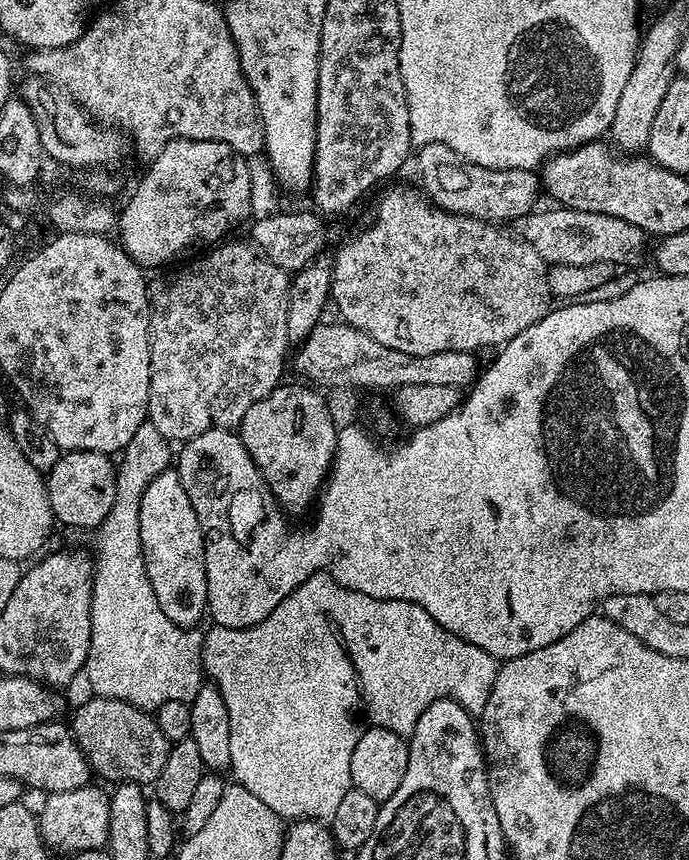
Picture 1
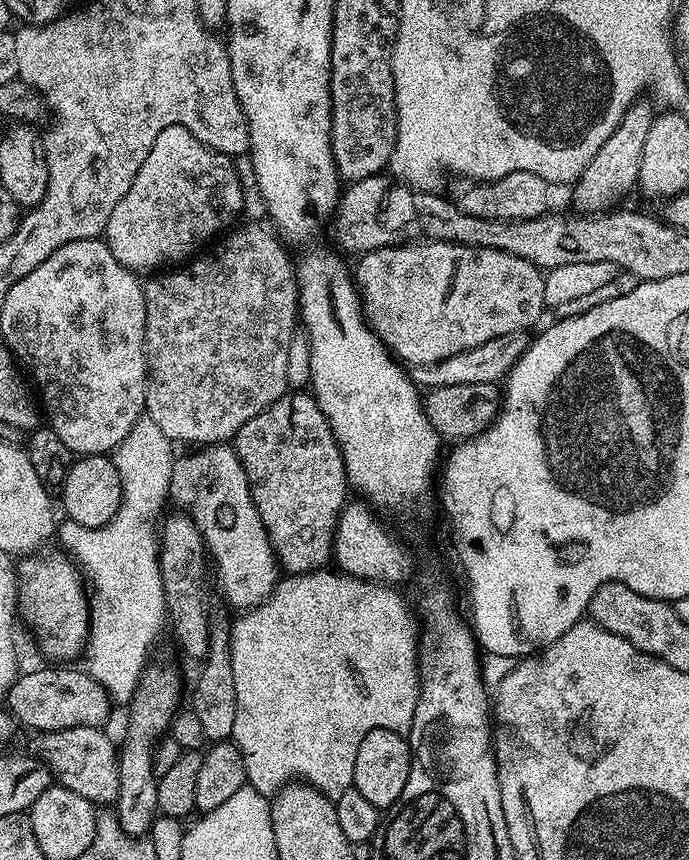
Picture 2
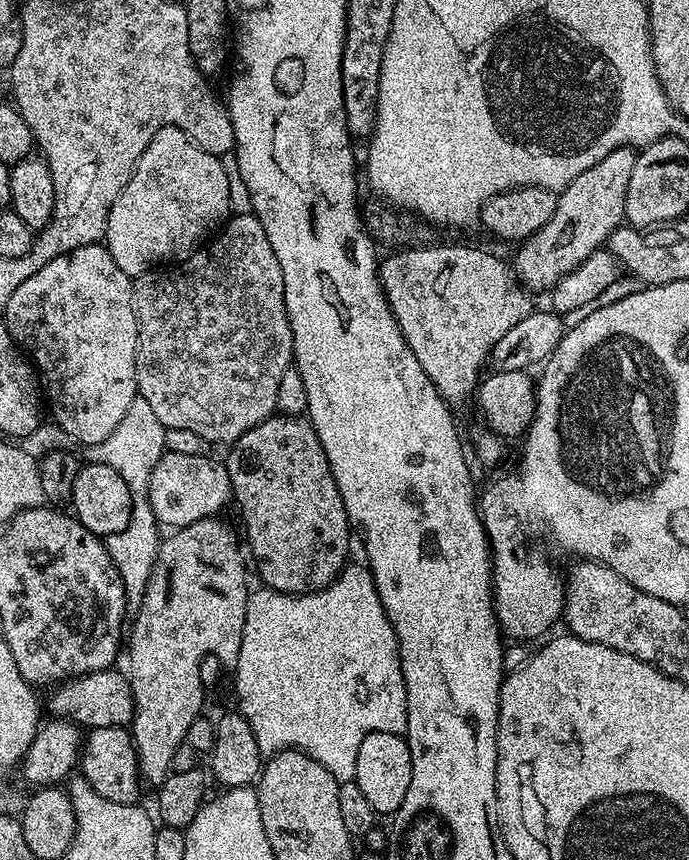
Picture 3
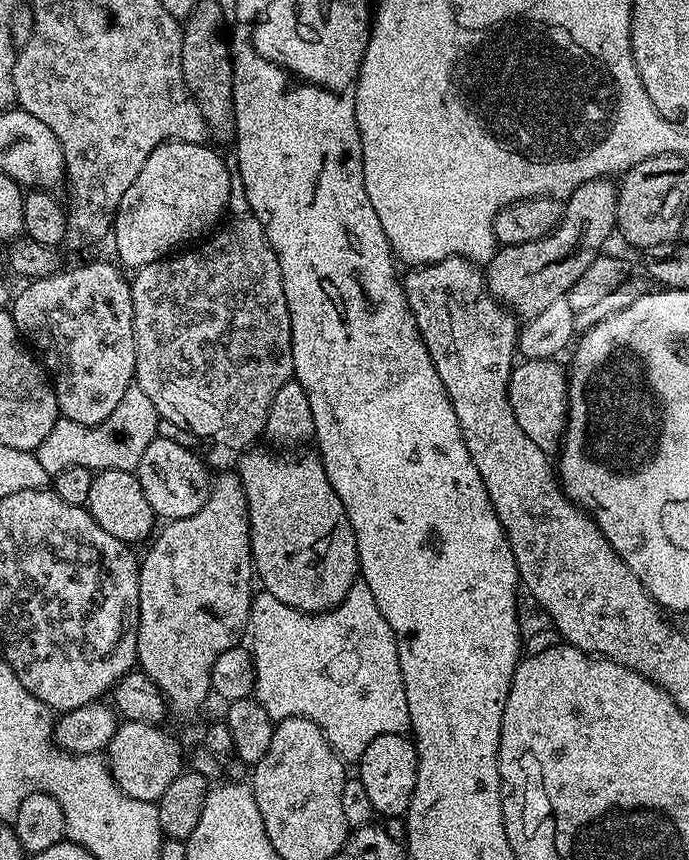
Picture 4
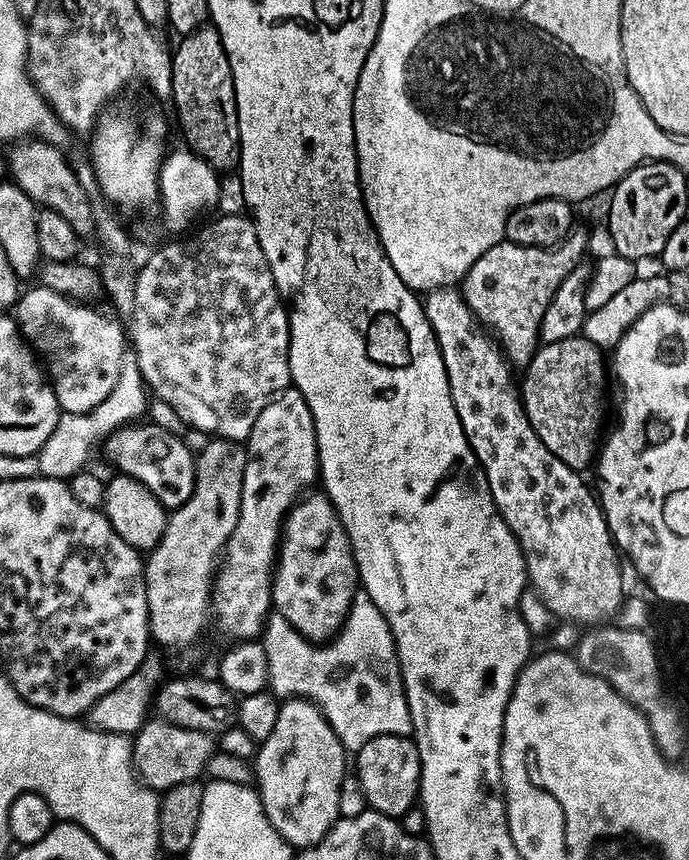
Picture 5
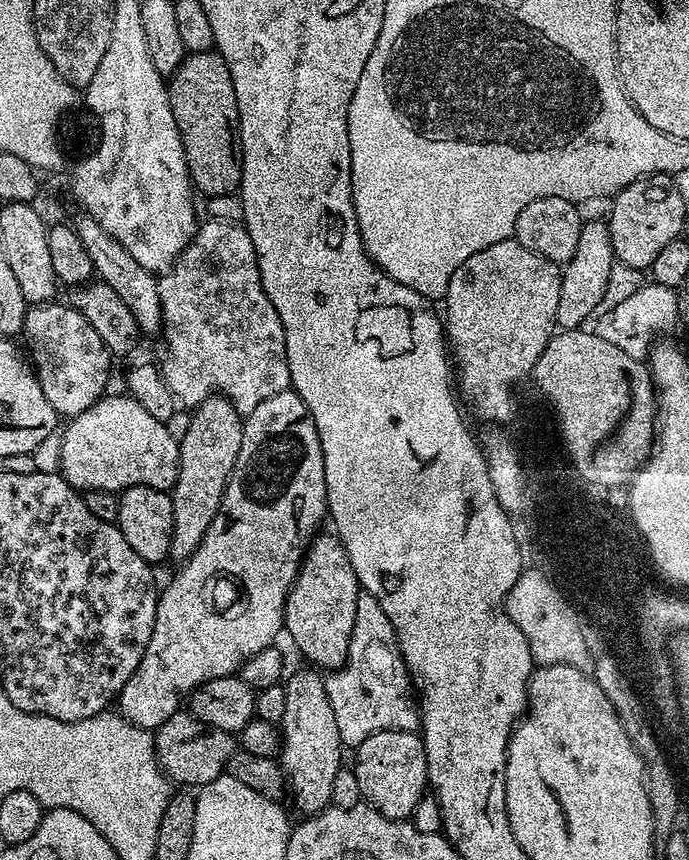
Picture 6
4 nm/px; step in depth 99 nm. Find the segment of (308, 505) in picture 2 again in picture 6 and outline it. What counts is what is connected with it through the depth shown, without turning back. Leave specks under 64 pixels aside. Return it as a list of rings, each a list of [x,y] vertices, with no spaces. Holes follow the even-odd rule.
[[[317,535],[309,544],[300,564],[300,573],[288,591],[284,628],[292,635],[297,650],[308,659],[305,661],[309,665],[320,670],[335,670],[344,667],[348,657],[354,634],[354,614],[362,589],[339,536],[324,535]]]

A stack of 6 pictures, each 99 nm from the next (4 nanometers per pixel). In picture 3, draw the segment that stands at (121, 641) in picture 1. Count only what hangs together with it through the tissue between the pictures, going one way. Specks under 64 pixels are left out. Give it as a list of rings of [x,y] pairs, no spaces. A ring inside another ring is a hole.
[[[137,395],[136,401],[132,403],[132,409],[122,418],[122,422],[108,438],[102,442],[87,445],[87,459],[93,464],[110,466],[110,470],[118,470],[122,474],[122,482],[130,486],[132,491],[132,517],[130,526],[122,530],[118,536],[107,537],[108,553],[122,578],[122,586],[128,595],[129,605],[136,606],[143,598],[147,588],[147,582],[151,577],[152,568],[155,566],[162,541],[161,525],[156,519],[152,503],[148,500],[148,487],[150,476],[154,474],[154,466],[163,458],[166,451],[164,447],[164,430],[162,422],[158,422],[158,414],[150,407],[146,398]]]

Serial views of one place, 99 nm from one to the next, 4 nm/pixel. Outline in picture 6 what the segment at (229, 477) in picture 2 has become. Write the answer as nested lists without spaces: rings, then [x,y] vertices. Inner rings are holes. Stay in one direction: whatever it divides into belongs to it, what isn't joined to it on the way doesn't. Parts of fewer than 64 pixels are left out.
[[[105,394],[82,410],[77,416],[71,417],[62,428],[60,436],[60,467],[65,480],[77,490],[106,490],[117,494],[125,488],[133,488],[141,484],[151,488],[171,490],[175,486],[179,472],[179,443],[170,438],[165,421],[153,418],[131,394],[111,396]]]

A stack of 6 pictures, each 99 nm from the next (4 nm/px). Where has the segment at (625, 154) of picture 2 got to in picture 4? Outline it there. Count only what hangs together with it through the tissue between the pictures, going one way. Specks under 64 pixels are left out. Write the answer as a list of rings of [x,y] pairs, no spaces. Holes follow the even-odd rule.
[[[601,178],[591,180],[578,190],[574,190],[572,195],[563,201],[560,221],[556,223],[556,229],[550,234],[546,234],[541,240],[534,242],[522,242],[521,244],[506,244],[497,251],[496,255],[486,264],[486,279],[488,281],[488,293],[501,304],[507,306],[512,315],[521,321],[532,320],[550,302],[562,300],[567,297],[570,286],[578,282],[578,278],[594,262],[596,256],[601,255],[604,240],[614,236],[616,227],[616,194],[617,185],[611,179]]]

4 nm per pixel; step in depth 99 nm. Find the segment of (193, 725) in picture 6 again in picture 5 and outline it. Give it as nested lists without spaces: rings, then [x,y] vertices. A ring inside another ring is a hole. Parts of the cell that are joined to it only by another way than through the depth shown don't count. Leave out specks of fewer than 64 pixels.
[[[152,718],[135,733],[132,740],[132,763],[136,775],[149,788],[163,794],[182,782],[200,780],[205,775],[213,751],[214,740],[209,733],[186,730],[182,726]]]

